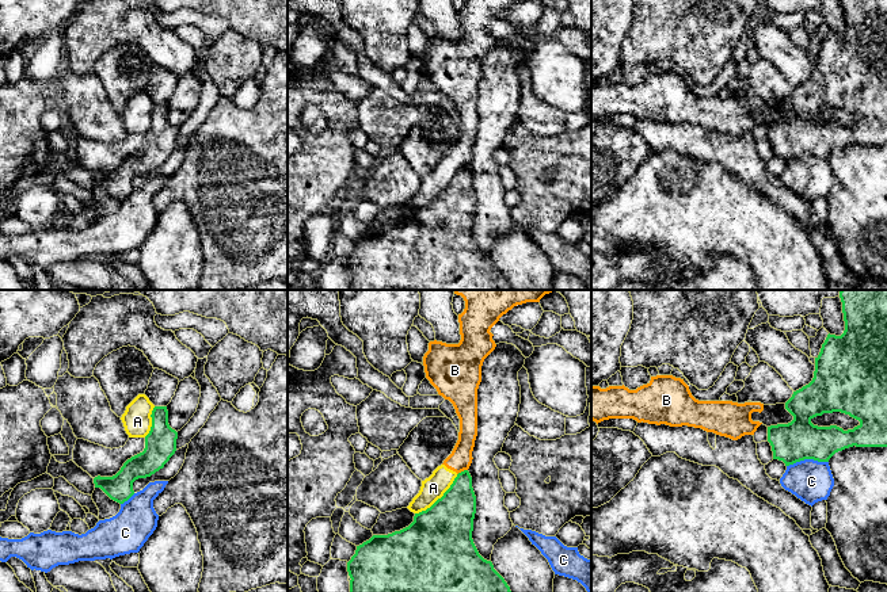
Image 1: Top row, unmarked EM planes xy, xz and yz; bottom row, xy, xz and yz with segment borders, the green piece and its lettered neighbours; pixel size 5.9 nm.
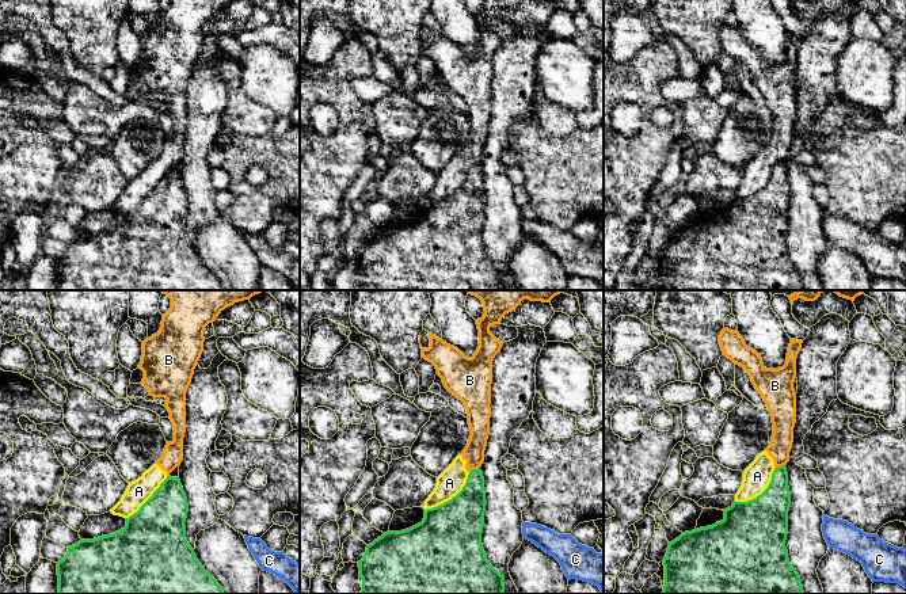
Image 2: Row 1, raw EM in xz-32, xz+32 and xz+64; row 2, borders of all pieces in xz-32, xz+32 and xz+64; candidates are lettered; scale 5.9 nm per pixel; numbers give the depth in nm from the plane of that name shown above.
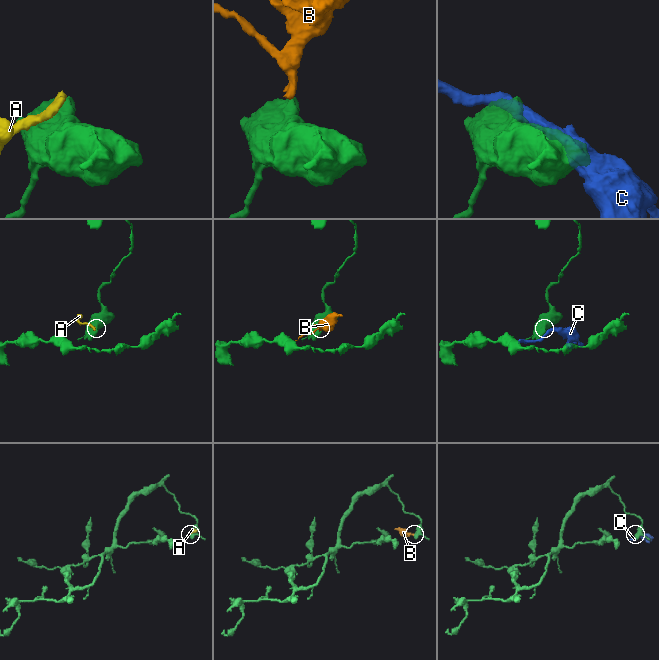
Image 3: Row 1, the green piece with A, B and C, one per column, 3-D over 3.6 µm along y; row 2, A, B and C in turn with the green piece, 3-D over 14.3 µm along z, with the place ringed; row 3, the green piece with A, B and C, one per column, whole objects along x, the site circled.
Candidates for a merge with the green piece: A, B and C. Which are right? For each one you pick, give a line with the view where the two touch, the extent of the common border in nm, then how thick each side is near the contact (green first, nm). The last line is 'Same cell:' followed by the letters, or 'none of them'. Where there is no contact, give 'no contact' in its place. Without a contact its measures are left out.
Same cell: none of them

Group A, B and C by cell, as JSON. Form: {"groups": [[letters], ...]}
{"groups": [["A", "B"], ["C"]]}

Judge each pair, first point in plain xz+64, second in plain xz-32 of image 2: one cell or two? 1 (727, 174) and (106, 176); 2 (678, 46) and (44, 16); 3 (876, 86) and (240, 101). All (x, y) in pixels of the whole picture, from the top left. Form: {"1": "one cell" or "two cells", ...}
{"1": "one cell", "2": "one cell", "3": "two cells"}

